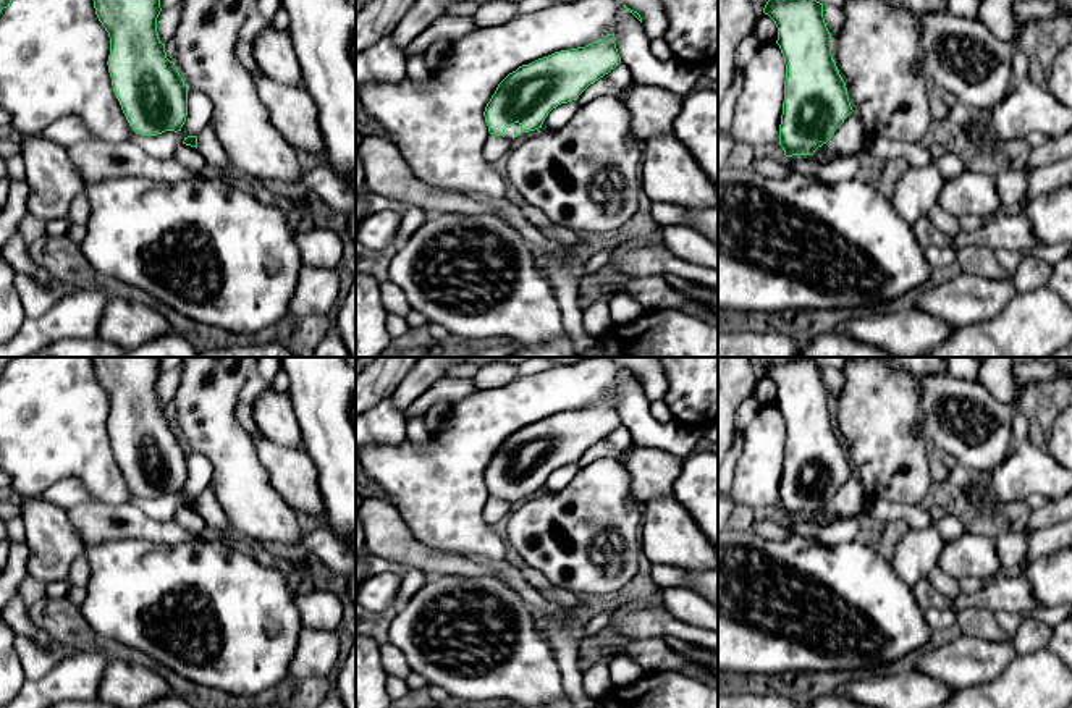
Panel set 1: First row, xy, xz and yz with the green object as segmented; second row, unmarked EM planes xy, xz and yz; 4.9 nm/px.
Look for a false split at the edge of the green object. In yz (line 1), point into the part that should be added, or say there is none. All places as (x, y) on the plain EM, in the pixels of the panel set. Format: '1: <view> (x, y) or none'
1: none

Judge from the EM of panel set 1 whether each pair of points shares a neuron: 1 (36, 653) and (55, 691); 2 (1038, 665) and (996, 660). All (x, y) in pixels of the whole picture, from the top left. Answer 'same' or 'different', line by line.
1: different
2: different

